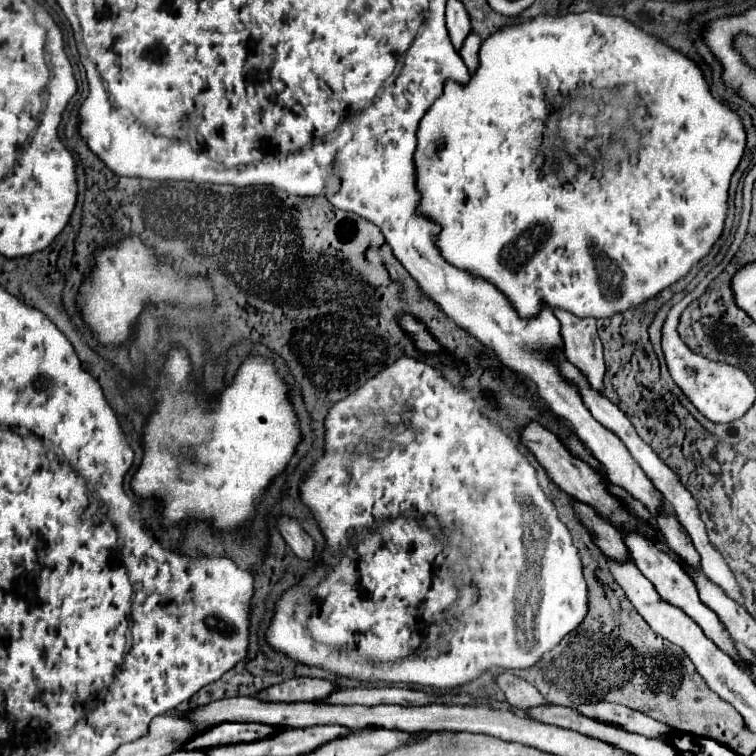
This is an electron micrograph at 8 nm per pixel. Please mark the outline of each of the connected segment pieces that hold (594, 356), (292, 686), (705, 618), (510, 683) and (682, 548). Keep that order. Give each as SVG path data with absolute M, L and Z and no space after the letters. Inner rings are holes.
M556 310L554 314L562 324L564 356L568 362L576 364L576 368L588 378L588 384L594 390L604 394L604 358L602 342L596 332L596 320L578 318L564 310Z
M292 678L282 684L270 686L258 694L268 702L314 702L324 700L330 692L336 692L338 684L322 678Z
M620 530L620 534L622 534L622 538L624 538L624 544L628 546L630 558L636 562L636 566L640 568L640 572L656 586L658 594L660 594L666 602L670 602L672 606L676 606L676 608L680 608L682 612L686 612L686 614L704 630L704 634L706 634L710 640L716 642L716 646L720 646L728 656L732 656L732 658L736 660L736 664L744 666L744 664L742 664L742 658L740 658L740 654L738 654L738 650L736 650L736 646L734 646L734 642L732 642L730 636L724 632L718 616L716 616L706 604L700 602L698 592L696 592L696 586L694 586L694 582L690 580L690 576L686 576L686 572L682 570L682 566L680 566L668 552L660 550L658 544L648 542L648 538L640 538L640 534L624 534L622 530Z
M510 670L496 674L494 682L506 694L506 700L516 708L532 708L532 706L548 704L530 682L526 682L524 678L516 676Z
M670 508L660 510L660 518L656 518L656 524L658 524L660 534L662 534L664 542L668 544L670 552L680 556L686 564L690 564L694 568L700 568L700 554L692 546L692 540L688 538L688 532L684 530L684 526L680 526L678 518L674 516L674 512Z

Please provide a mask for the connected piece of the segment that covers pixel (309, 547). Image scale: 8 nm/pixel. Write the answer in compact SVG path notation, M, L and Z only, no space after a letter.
M278 518L278 528L290 550L302 560L314 560L314 540L292 518Z

